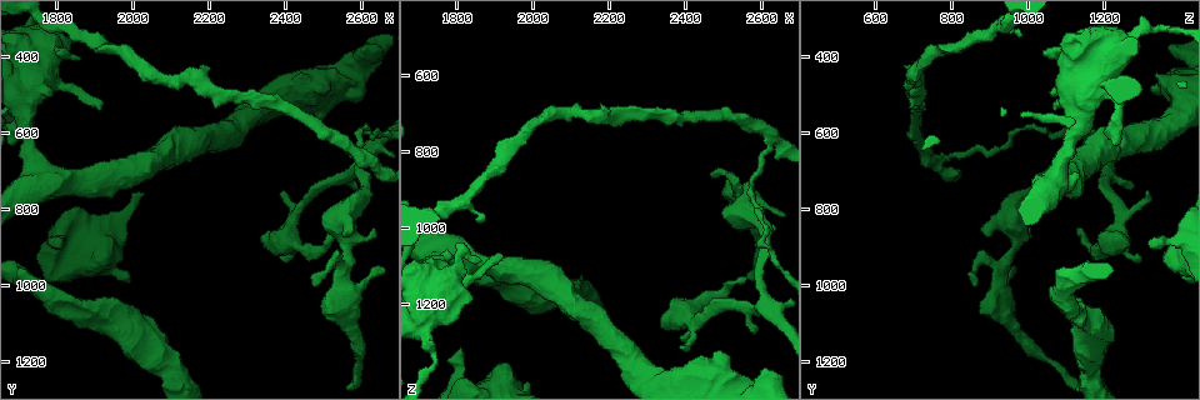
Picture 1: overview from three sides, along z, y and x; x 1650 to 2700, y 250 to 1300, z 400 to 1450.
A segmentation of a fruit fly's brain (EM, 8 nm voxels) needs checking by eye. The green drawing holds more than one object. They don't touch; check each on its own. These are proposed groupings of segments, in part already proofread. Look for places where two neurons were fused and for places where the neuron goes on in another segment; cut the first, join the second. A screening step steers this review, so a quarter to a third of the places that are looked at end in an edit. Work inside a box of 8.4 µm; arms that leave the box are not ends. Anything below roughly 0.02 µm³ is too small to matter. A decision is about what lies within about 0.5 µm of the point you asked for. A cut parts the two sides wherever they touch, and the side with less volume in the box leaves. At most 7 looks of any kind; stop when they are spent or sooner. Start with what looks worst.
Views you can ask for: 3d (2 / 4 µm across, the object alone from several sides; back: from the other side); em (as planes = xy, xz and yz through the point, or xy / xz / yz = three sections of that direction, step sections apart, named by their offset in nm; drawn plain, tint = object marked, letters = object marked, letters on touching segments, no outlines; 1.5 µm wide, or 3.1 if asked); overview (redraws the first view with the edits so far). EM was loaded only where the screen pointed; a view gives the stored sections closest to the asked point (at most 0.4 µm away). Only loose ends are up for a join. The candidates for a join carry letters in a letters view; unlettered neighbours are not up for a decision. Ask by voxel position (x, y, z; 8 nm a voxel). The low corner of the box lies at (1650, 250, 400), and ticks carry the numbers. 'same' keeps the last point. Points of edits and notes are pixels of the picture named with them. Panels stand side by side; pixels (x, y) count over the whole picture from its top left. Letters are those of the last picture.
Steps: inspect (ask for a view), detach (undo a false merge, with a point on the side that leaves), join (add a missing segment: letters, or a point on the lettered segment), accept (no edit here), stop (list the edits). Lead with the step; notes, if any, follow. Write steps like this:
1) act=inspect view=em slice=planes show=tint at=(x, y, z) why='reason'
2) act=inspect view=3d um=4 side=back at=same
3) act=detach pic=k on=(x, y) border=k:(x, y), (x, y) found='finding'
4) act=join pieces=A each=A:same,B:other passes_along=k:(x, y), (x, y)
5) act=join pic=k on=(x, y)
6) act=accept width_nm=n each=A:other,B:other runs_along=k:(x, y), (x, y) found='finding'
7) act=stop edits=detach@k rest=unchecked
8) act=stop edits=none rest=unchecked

act=inspect view=em slice=planes show=tint at=(1905, 535, 1065)

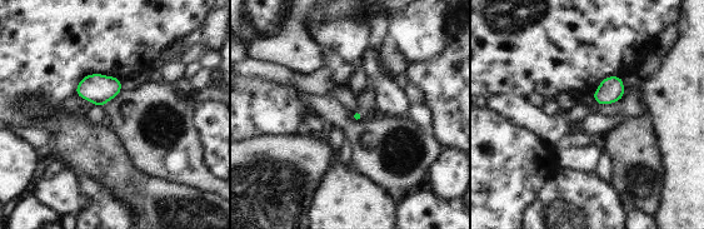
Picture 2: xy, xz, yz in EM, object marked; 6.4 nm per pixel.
act=inspect view=em slice=planes show=letters at=same

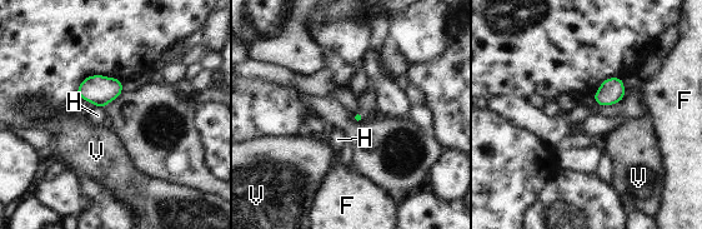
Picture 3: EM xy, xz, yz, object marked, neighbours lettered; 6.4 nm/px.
act=accept each=F:other,H:other,V:other border=3:(96, 106), (103, 108) found='no lettered segment goes on from it'

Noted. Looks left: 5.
act=inspect view=em slice=planes show=letters at=(1805, 895, 1310) why='branch stops here'

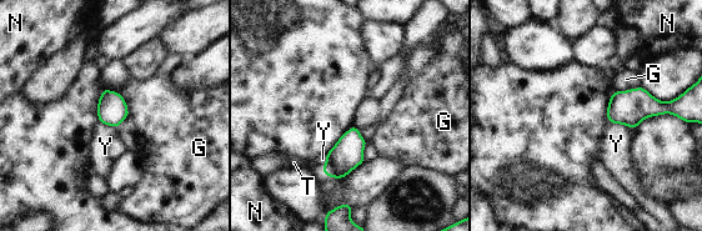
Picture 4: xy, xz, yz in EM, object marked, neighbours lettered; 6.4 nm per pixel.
act=accept each=G:other,N:other,T:other,Y:other border=4:(608, 121), (627, 125), (631, 129) found='none of them fits'

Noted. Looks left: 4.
act=inspect view=em slice=planes show=letters at=(2620, 670, 760) why='side arm on a straight run'

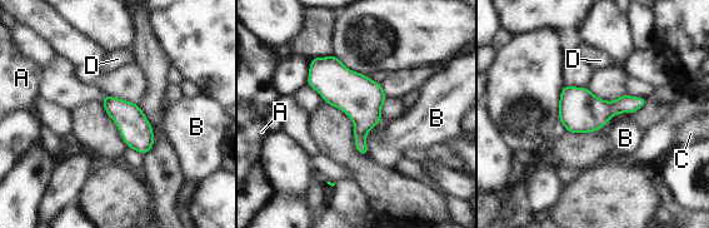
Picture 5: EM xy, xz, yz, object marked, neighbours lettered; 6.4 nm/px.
act=accept each=A:other,B:other,C:other,D:other border=5:(365, 137), (368, 154) found='continuous, no second neuron'

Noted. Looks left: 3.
act=stop edits=none rest=unchecked

